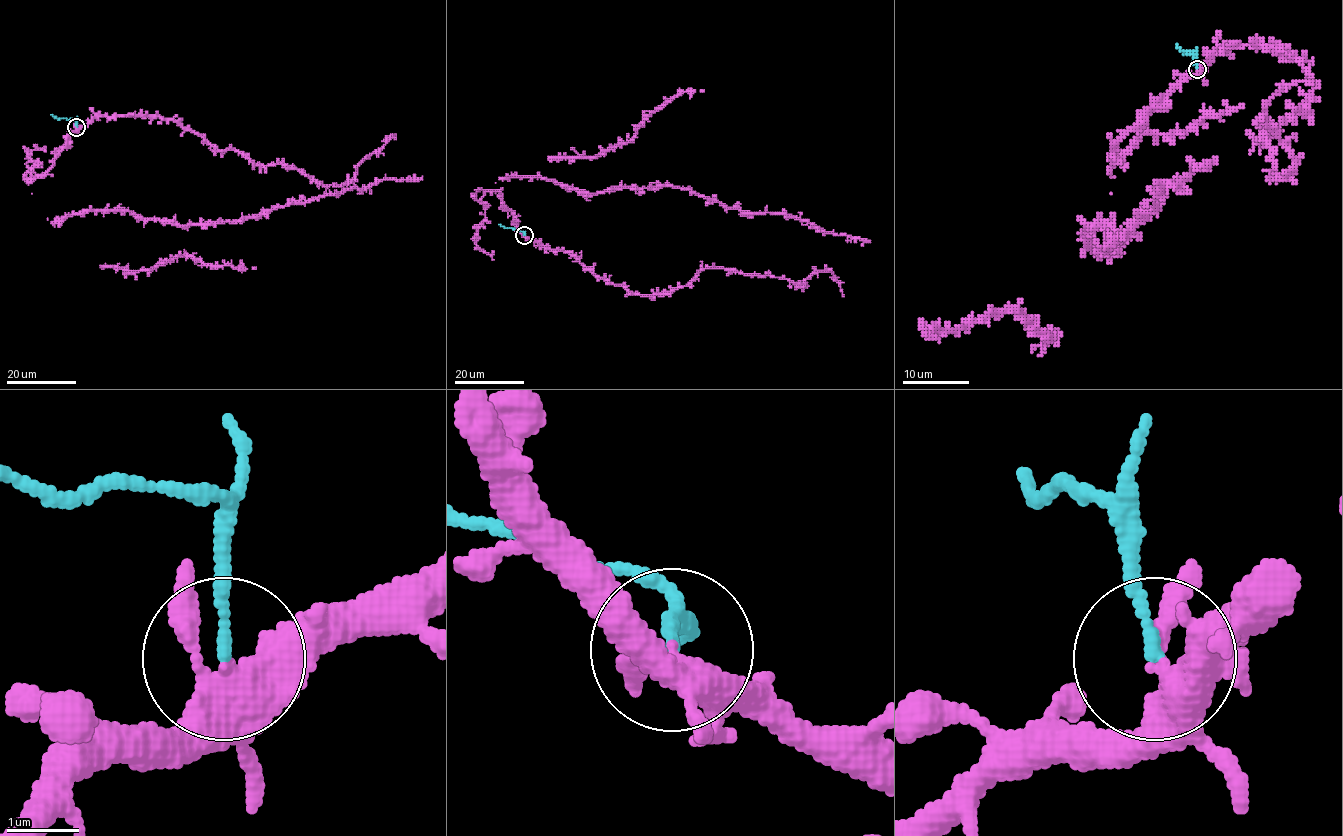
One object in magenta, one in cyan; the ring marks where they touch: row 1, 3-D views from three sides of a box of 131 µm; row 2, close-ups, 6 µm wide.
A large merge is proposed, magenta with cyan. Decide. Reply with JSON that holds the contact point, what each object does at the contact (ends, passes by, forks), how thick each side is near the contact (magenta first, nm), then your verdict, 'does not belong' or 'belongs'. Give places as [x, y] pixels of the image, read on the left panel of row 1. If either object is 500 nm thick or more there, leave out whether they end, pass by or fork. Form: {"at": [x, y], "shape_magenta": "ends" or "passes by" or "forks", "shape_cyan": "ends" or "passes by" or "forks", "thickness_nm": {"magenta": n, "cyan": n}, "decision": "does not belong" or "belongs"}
{"at": [76, 127], "shape_magenta": "forks", "shape_cyan": "ends", "thickness_nm": {"magenta": 360, "cyan": 140}, "decision": "does not belong"}

